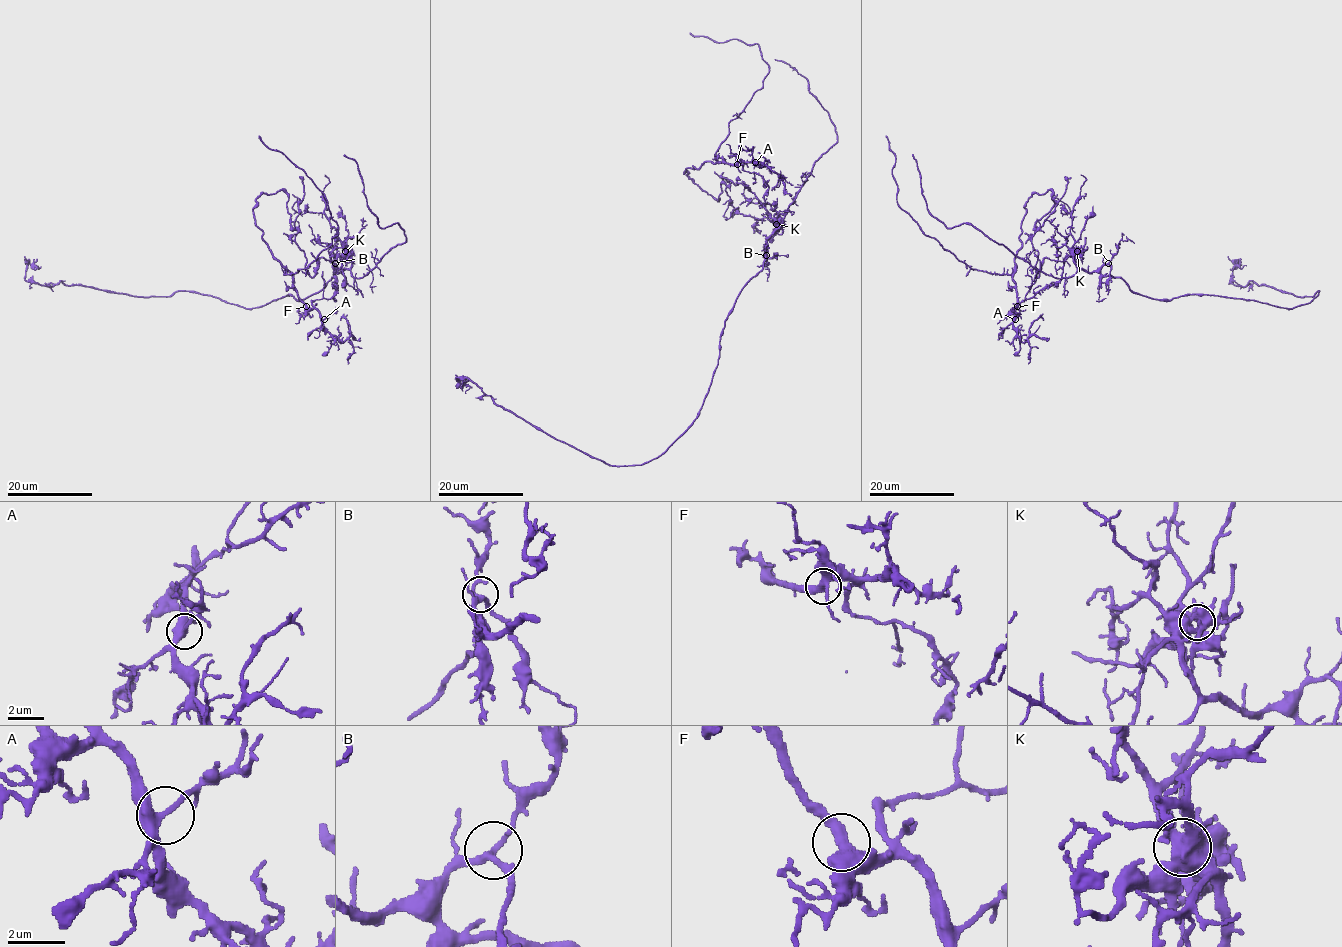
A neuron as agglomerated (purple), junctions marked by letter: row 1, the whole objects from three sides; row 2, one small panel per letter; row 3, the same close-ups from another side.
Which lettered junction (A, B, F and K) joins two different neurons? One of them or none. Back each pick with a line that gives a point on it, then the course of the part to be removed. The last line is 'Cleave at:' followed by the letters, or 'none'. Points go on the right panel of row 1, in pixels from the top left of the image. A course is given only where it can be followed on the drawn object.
K: Place: (1077, 251). Course of the part to remove: (1076, 251), (1037, 277), (1049, 189), (1028, 199), (1010, 274), (967, 266), (898, 204), (885, 135)
Cleave at: K

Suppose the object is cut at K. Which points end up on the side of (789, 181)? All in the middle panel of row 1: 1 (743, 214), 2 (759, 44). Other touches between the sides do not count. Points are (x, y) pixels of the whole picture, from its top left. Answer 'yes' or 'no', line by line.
1: no
2: yes

